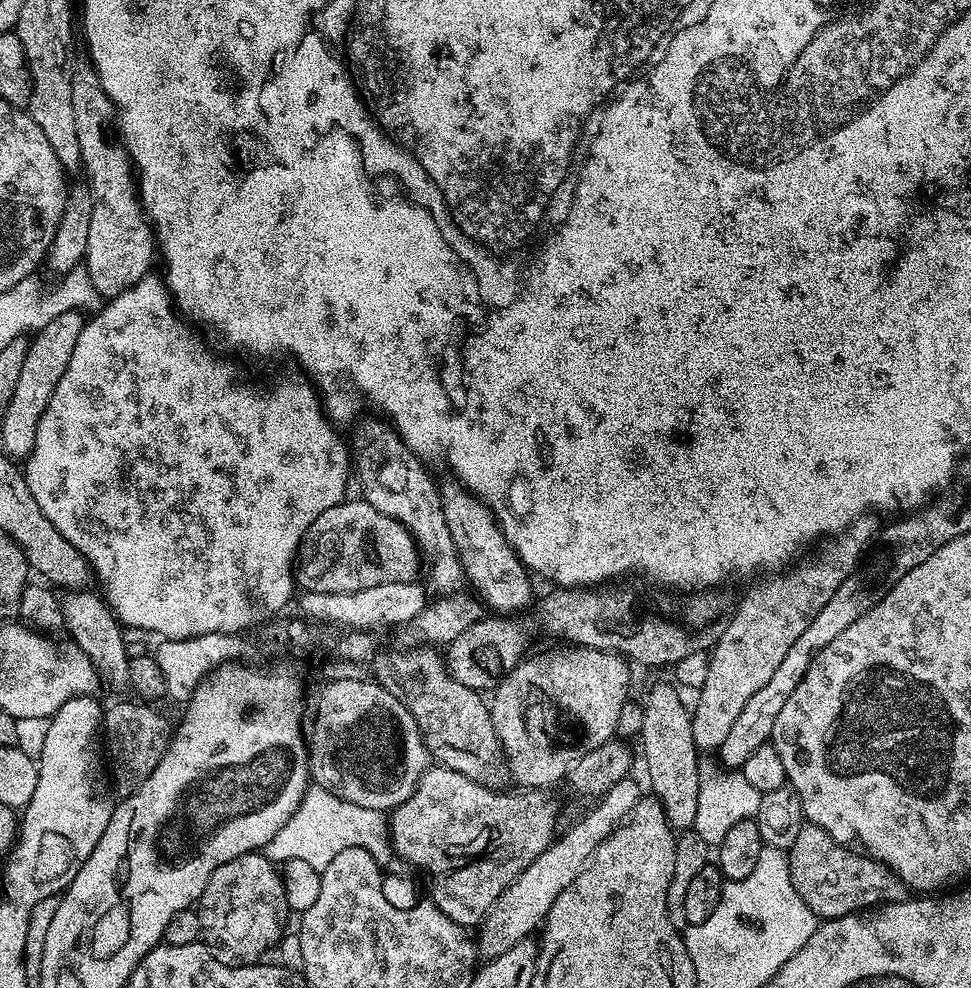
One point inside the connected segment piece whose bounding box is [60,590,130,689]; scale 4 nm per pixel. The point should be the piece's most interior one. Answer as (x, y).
(95, 629)

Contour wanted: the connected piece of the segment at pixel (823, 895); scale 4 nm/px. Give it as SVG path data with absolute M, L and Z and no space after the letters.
M801 823L797 838L786 850L786 855L790 882L794 882L794 890L798 890L798 898L802 898L802 902L806 902L806 906L810 906L810 910L821 921L860 914L882 904L895 904L896 901L905 899L910 892L910 889L885 864L872 859L863 851L853 850L832 840L830 834L826 834L826 830L822 830L817 824Z

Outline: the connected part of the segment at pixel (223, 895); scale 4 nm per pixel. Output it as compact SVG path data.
M263 851L247 852L212 871L206 882L206 890L200 895L198 911L203 943L207 944L218 962L240 968L243 964L263 961L264 951L267 948L275 949L286 932L284 915L289 915L290 909L284 889L284 877Z

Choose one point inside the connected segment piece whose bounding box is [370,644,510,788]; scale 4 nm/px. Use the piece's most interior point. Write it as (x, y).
(456, 724)

